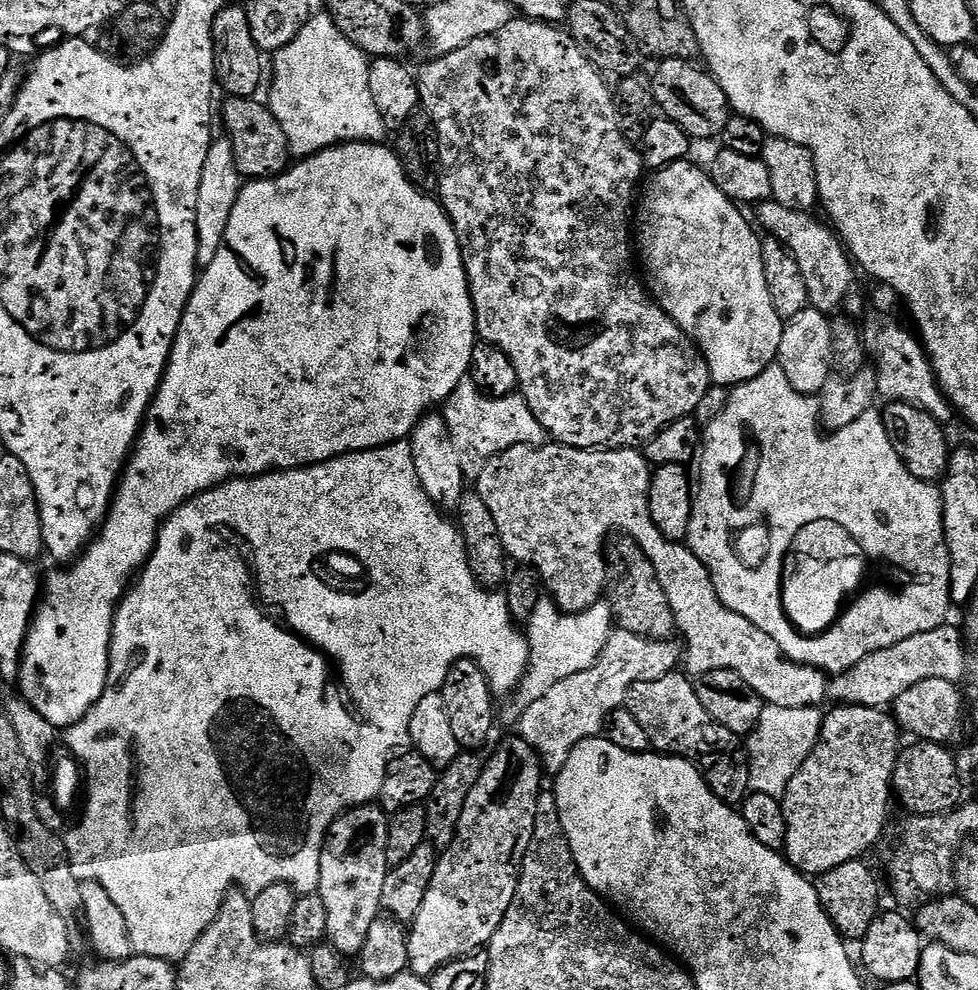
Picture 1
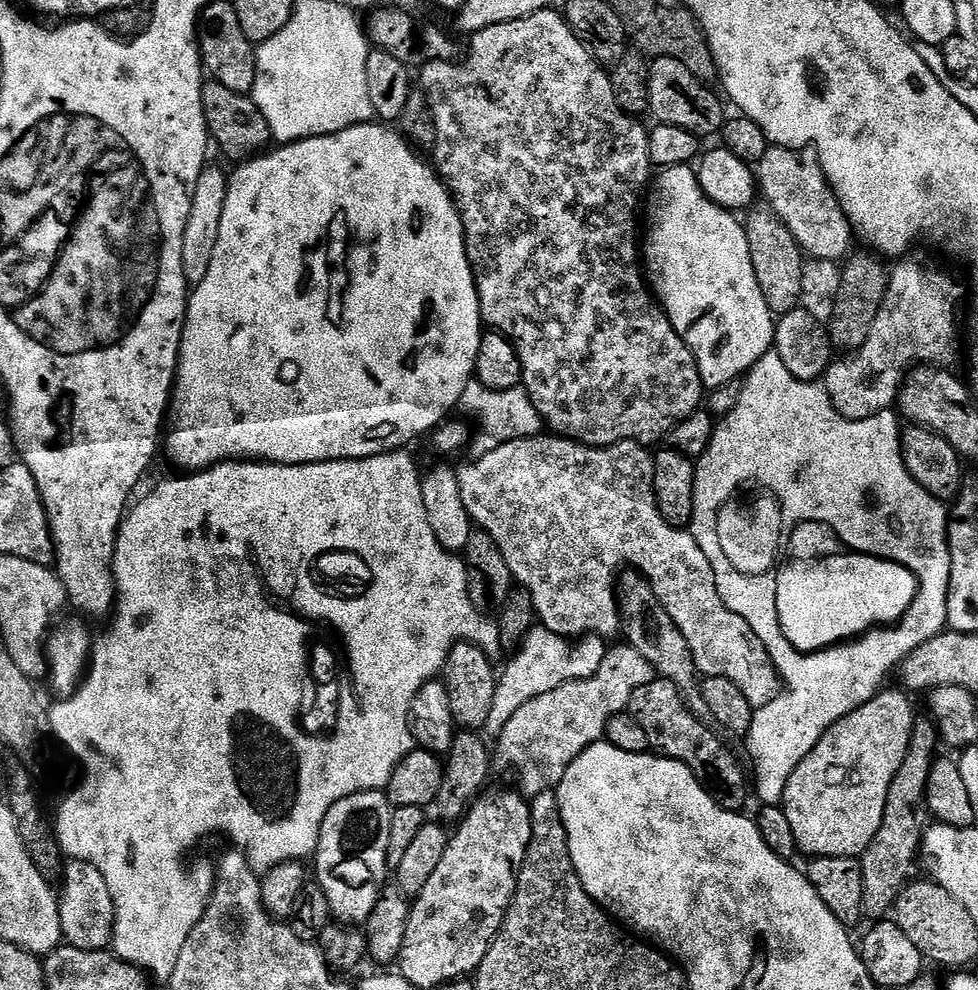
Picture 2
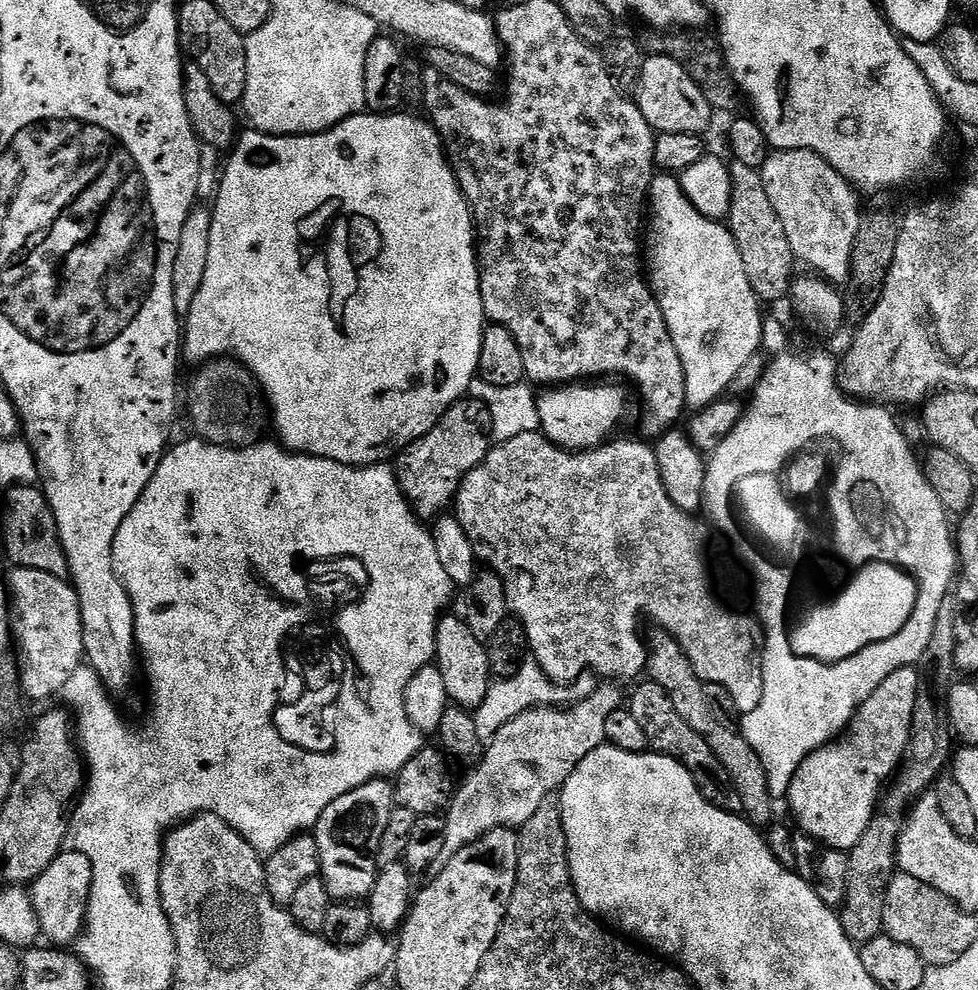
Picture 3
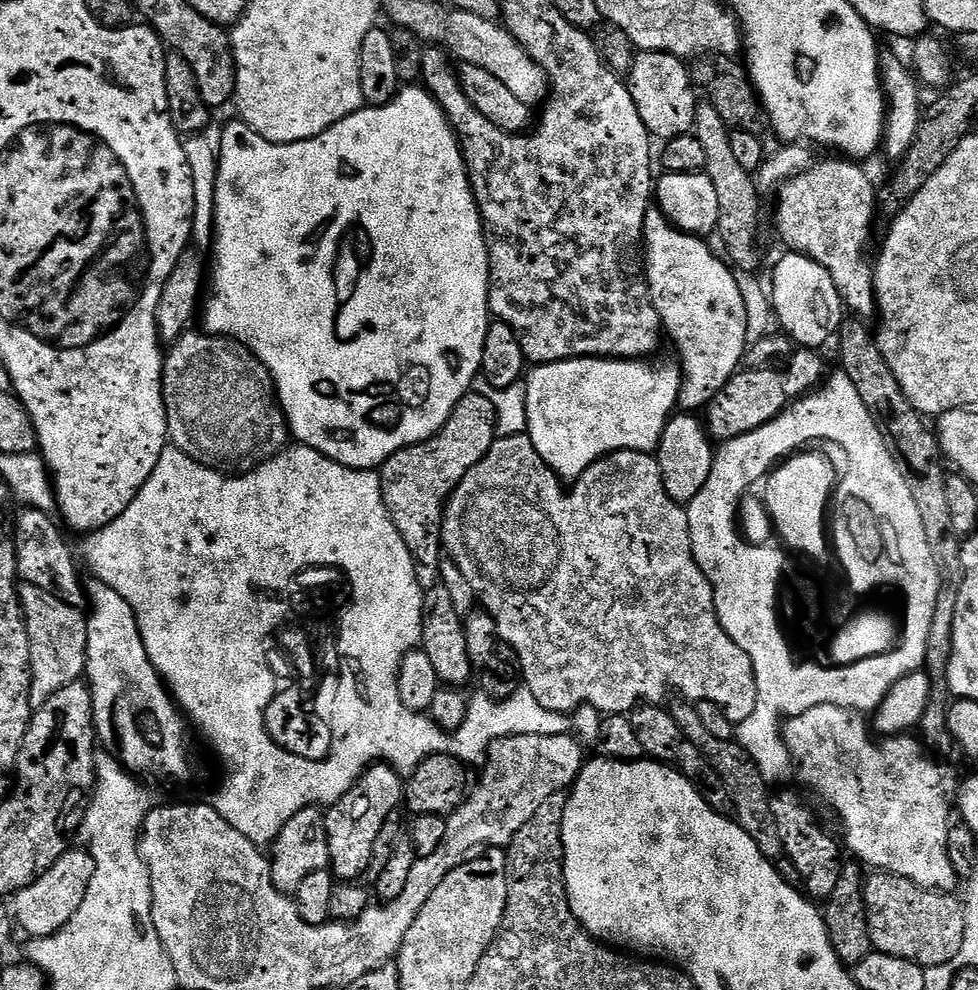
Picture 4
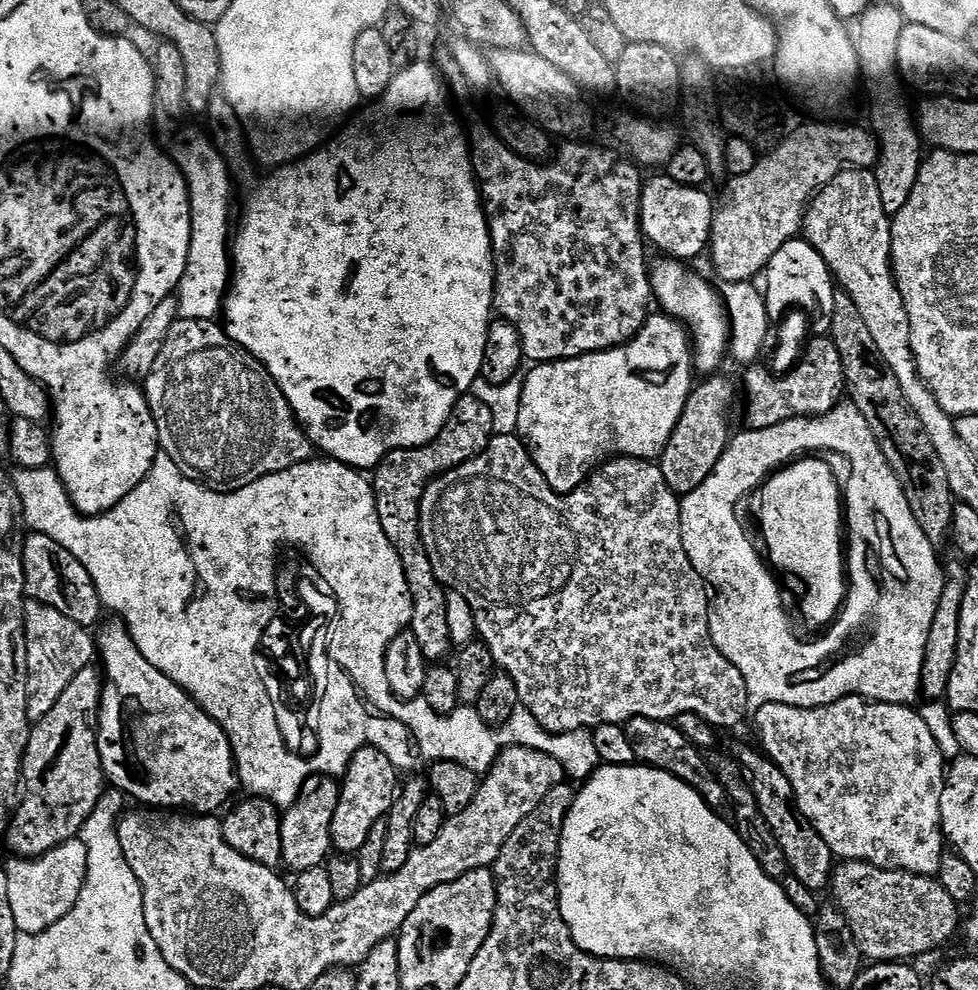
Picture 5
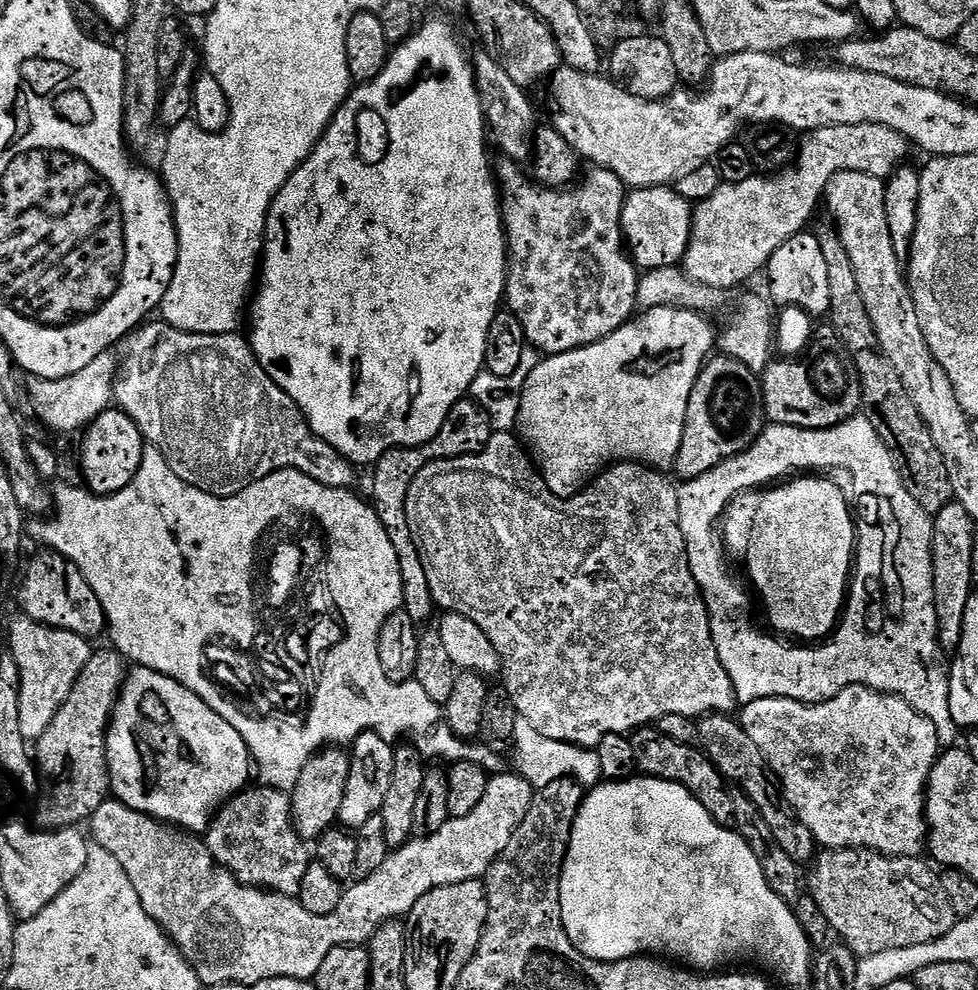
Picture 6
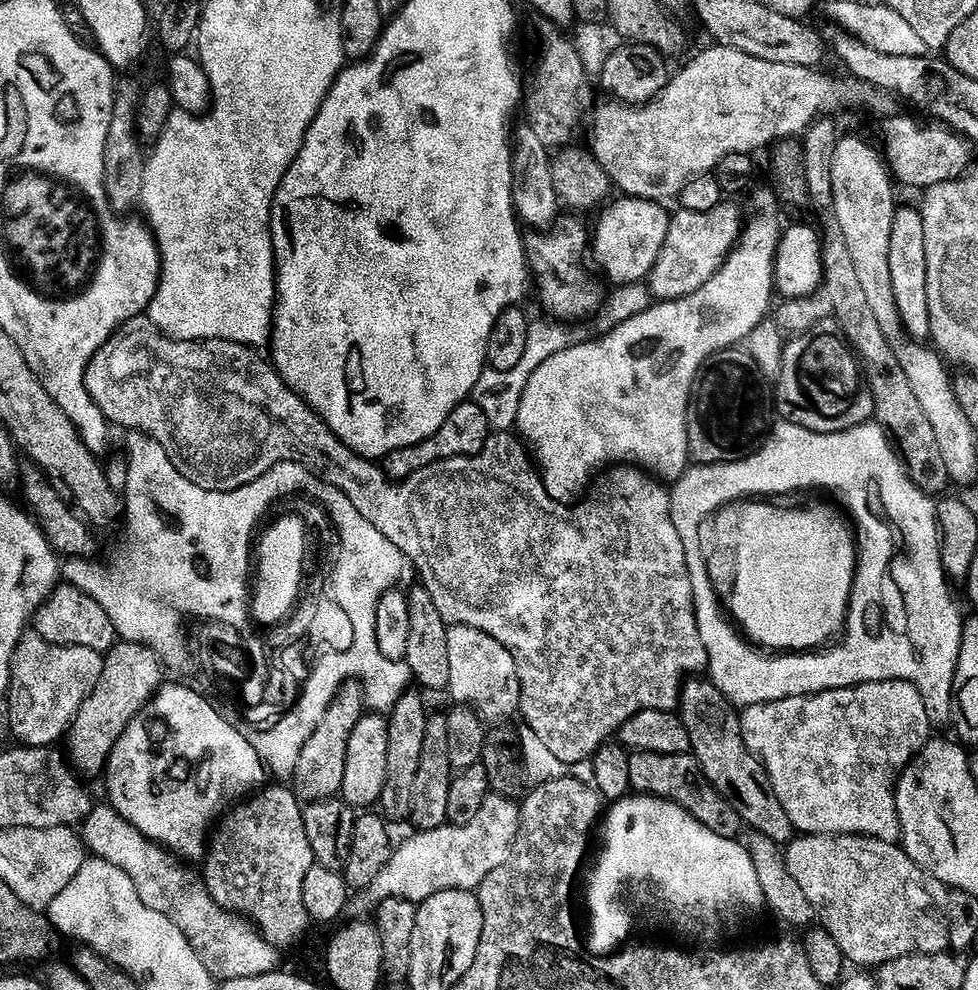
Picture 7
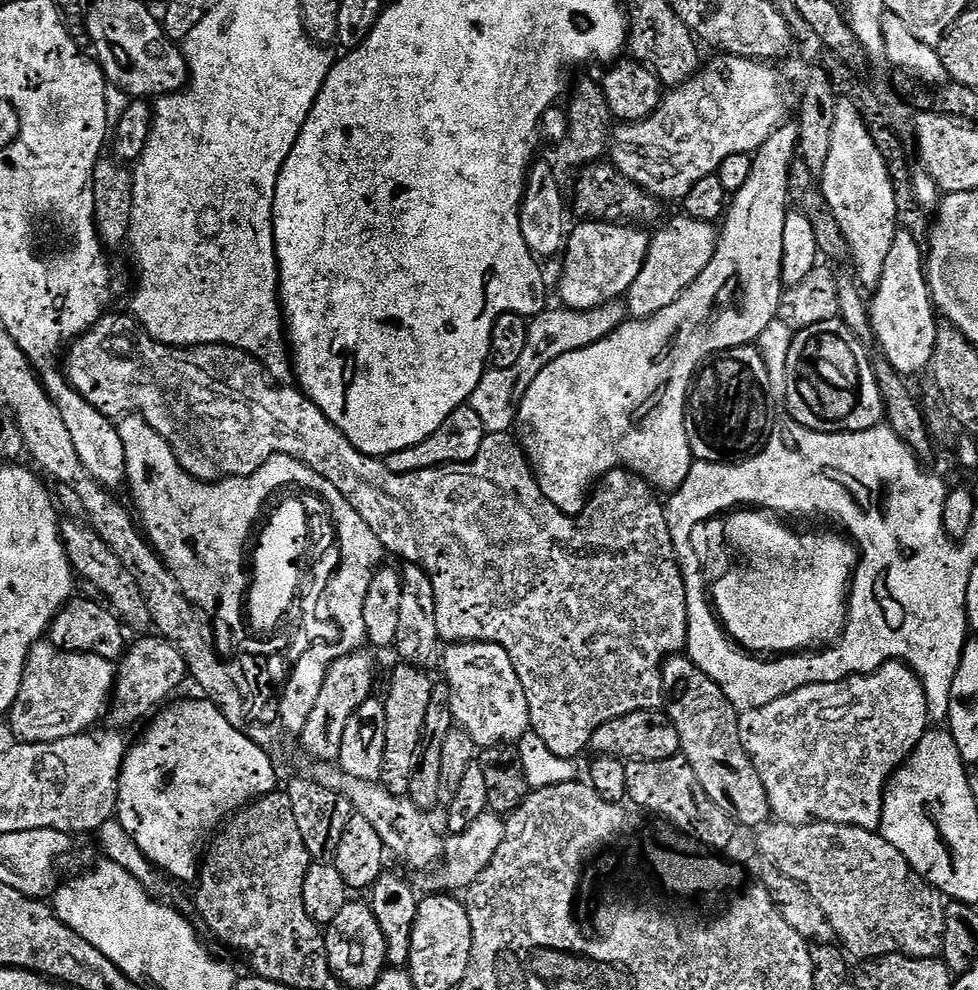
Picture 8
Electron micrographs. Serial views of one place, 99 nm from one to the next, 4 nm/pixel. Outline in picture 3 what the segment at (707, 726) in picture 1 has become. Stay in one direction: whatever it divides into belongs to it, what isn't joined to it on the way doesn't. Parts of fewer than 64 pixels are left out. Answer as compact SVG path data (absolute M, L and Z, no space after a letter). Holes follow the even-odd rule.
M651 682L643 683L635 685L637 688L633 690L629 700L627 697L626 707L629 712L634 714L635 720L641 724L642 731L645 732L648 739L649 749L659 755L674 758L679 764L686 766L686 770L694 778L694 782L703 792L704 797L714 806L718 806L724 812L739 813L738 790L731 788L726 770L722 766L722 762L718 762L714 750L710 750L706 741L694 730L690 730L690 726L686 726L686 722L682 722L678 710L674 710L674 702L670 702L670 698L666 694L666 690L662 690L662 686Z

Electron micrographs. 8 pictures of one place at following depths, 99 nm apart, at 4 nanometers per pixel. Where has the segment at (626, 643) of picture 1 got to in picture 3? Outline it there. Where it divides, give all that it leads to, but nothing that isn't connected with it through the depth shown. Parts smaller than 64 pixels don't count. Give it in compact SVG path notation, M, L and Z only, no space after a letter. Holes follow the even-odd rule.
M600 686L590 698L581 700L571 706L536 707L518 714L507 722L492 738L487 741L478 763L476 773L468 776L457 787L452 803L446 809L446 846L442 846L441 861L454 858L458 850L470 846L478 838L496 828L519 829L525 824L538 806L542 806L542 798L555 796L563 788L566 778L574 774L578 762L586 758L594 750L598 750L606 741L606 718L622 707L622 696L616 686Z

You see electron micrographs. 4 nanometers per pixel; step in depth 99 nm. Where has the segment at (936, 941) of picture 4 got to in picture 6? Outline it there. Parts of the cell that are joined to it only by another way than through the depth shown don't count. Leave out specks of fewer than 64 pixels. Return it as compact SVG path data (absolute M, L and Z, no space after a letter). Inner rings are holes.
M829 848L811 861L812 873L807 873L806 888L826 916L829 929L837 932L837 937L857 957L898 950L898 946L918 946L942 938L958 919L950 902L946 902L946 890L942 890L937 869L925 860L915 856L884 856L870 848Z

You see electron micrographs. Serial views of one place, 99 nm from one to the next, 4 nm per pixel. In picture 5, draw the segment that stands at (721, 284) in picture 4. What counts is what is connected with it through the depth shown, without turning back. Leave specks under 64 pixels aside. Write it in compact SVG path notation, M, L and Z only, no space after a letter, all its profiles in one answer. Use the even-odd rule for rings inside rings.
M660 258L657 264L653 263L650 268L650 279L652 281L652 294L655 303L660 303L659 311L665 316L672 317L673 320L680 321L688 329L689 337L692 341L692 351L694 353L694 368L700 374L716 374L721 371L724 364L724 356L729 355L730 341L732 339L732 322L728 318L728 307L724 304L724 297L719 291L716 292L699 276L696 272L691 272L687 263L671 258Z

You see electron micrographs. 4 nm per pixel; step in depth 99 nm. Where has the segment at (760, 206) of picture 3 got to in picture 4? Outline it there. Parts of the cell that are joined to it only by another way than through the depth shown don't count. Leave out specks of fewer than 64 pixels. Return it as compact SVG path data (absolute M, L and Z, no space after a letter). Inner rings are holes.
M707 102L696 105L696 127L694 135L698 142L702 142L706 154L704 172L714 182L714 190L718 190L718 226L716 232L728 251L727 259L740 272L757 271L760 264L760 244L756 235L760 232L760 199L762 193L754 179L753 173L742 170L730 146L730 129L726 122L722 122L722 114L714 110L714 106Z

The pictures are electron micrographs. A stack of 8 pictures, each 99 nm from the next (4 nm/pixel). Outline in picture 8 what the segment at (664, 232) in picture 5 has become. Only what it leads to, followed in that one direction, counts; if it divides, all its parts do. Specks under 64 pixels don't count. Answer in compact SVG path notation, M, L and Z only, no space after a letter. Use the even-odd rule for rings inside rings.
M595 220L577 223L577 228L567 233L566 247L562 252L564 269L560 272L560 300L565 309L573 312L585 312L603 304L610 304L627 297L630 286L634 286L634 278L638 278L638 270L648 257L649 233L643 227L630 224L606 224Z

